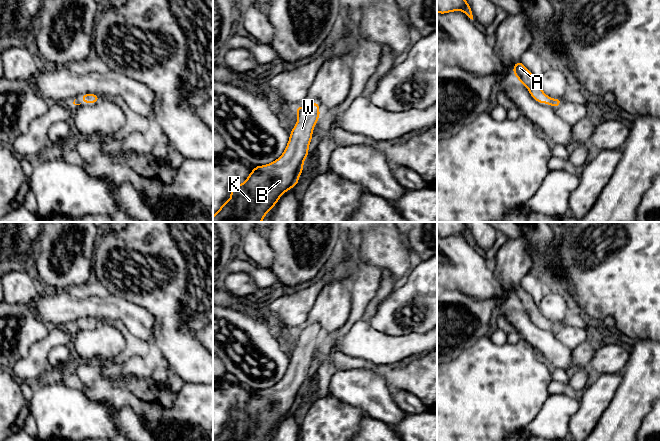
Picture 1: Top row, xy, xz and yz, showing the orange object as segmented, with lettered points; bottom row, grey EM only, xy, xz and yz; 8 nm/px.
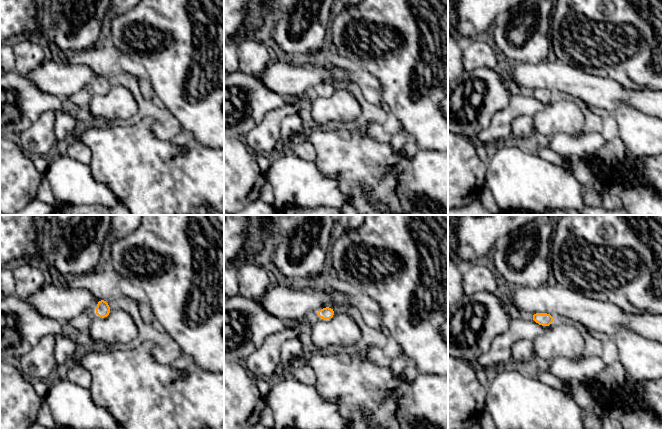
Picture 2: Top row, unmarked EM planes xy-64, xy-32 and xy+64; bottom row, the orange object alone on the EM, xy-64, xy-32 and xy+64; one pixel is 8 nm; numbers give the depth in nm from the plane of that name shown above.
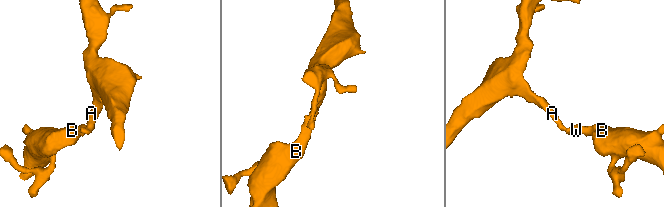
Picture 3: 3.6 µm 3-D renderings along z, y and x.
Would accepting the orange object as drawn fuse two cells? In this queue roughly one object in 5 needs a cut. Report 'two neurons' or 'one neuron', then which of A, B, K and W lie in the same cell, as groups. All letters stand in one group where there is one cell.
one neuron; groups A B K W

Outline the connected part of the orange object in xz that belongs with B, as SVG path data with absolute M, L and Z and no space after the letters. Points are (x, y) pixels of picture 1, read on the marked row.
M314 101L311 107L296 107L298 121L290 133L290 140L282 156L266 166L256 166L242 185L233 185L230 190L231 199L217 211L213 222L261 222L281 195L293 186L297 186L303 162L309 153L308 147L312 139L313 128L320 116L318 108L317 101Z

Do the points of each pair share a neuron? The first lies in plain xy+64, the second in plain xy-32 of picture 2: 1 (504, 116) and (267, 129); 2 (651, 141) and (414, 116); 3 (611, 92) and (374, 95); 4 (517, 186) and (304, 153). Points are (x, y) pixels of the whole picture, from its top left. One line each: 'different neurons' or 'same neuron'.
1: same neuron
2: same neuron
3: same neuron
4: different neurons

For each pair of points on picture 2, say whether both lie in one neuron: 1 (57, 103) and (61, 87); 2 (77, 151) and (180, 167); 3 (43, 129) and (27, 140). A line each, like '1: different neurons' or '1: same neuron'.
1: different neurons
2: different neurons
3: same neuron

